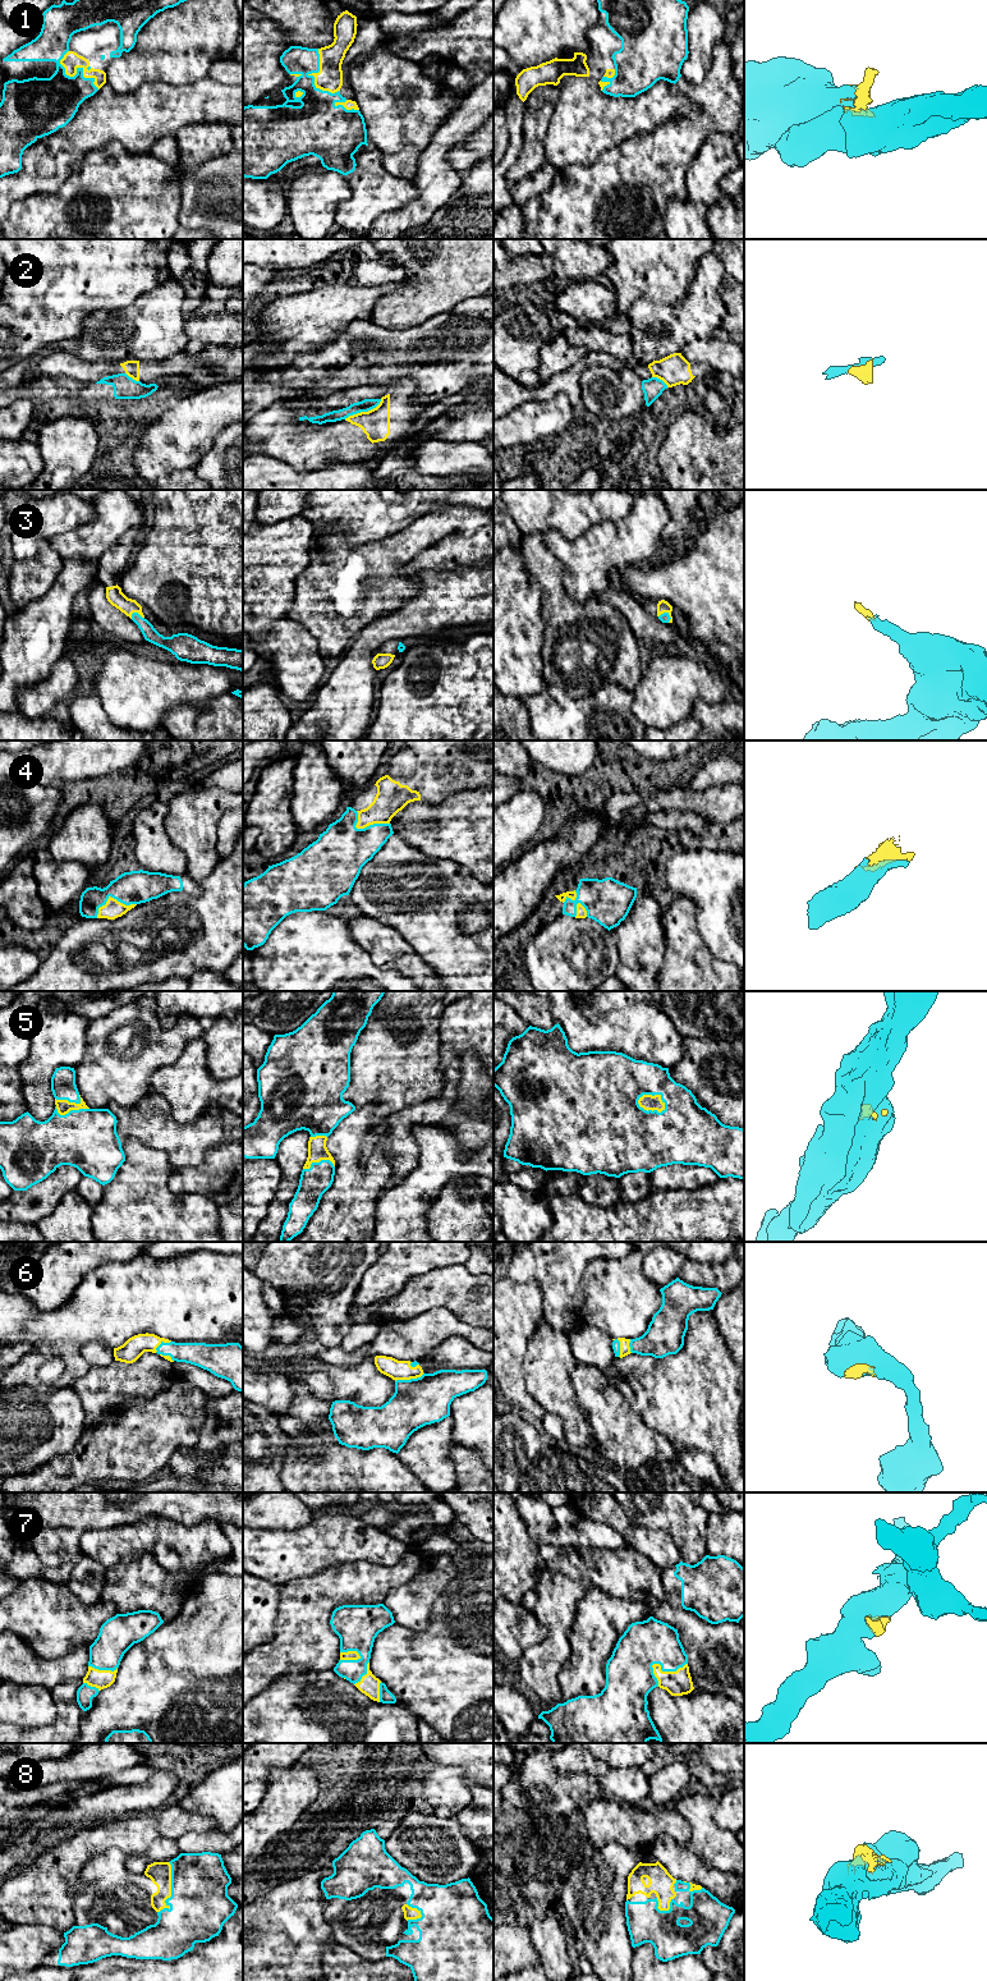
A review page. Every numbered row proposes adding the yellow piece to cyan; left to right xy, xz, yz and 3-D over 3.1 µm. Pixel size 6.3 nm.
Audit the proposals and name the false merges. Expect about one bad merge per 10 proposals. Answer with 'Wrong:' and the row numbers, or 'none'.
Wrong: 2

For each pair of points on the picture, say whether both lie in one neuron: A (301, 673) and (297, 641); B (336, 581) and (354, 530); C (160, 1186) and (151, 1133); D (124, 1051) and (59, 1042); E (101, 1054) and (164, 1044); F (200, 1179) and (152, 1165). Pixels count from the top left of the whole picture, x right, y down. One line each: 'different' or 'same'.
A: same
B: different
C: different
D: different
E: same
F: different

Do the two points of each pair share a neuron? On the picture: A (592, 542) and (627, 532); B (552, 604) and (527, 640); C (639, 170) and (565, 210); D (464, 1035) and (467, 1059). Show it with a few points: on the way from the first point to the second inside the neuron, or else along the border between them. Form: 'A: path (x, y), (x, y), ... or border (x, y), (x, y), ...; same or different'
A: path (601, 542), (618, 541); same
B: border (535, 587), (541, 599), (542, 647); different
C: path (621, 177), (606, 188), (601, 188), (583, 206); same
D: border (472, 1050), (460, 1057), (460, 1080), (458, 1082); different

